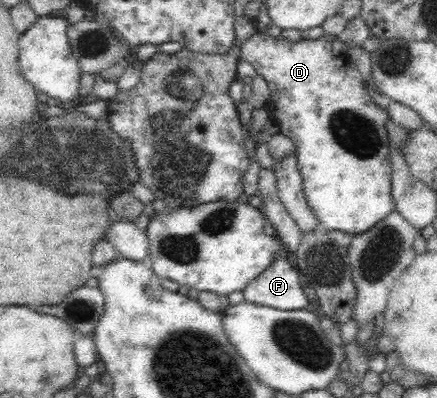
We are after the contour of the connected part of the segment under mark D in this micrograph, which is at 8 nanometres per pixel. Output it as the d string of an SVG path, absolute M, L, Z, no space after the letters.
M259 30L255 34L252 34L243 44L240 46L241 60L249 62L255 69L257 75L263 77L267 81L267 87L269 87L269 98L265 103L265 109L269 112L269 118L279 126L279 133L291 138L295 145L295 151L297 158L297 166L301 173L302 187L306 194L306 201L311 207L313 214L315 214L319 225L323 225L327 230L341 230L348 232L349 234L361 234L373 228L374 224L377 224L379 220L383 220L390 212L395 211L395 201L391 197L391 174L392 174L392 162L391 162L391 146L390 138L388 137L388 130L386 127L388 116L387 109L381 109L378 105L375 105L371 101L367 91L363 89L364 80L362 74L356 64L349 59L346 55L334 55L331 47L331 41L319 37L318 39L300 39L299 42L292 43L289 39L280 36L269 36L267 33L263 33Z

